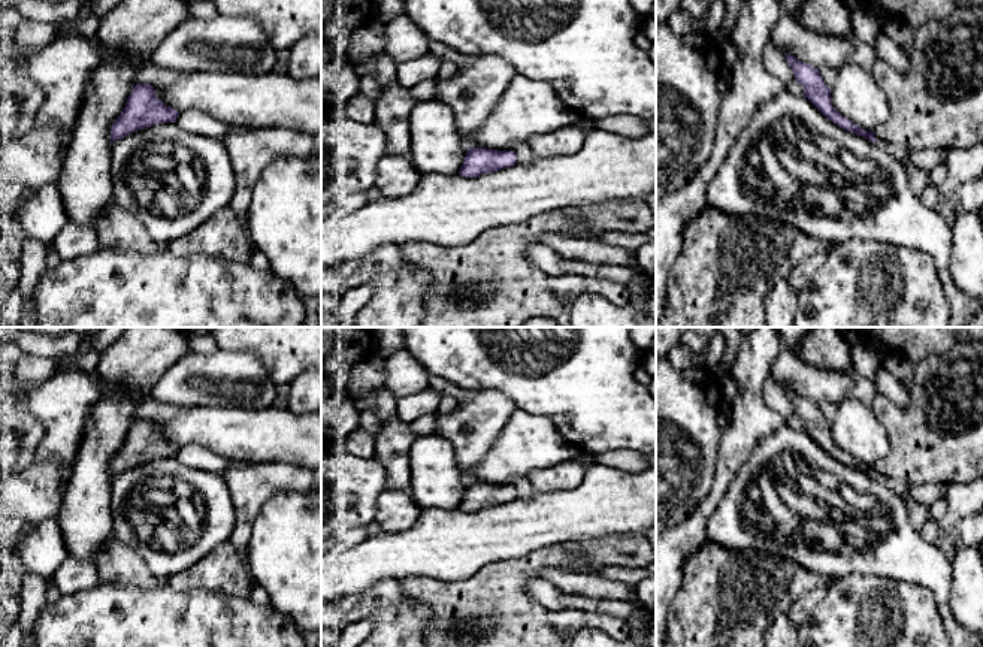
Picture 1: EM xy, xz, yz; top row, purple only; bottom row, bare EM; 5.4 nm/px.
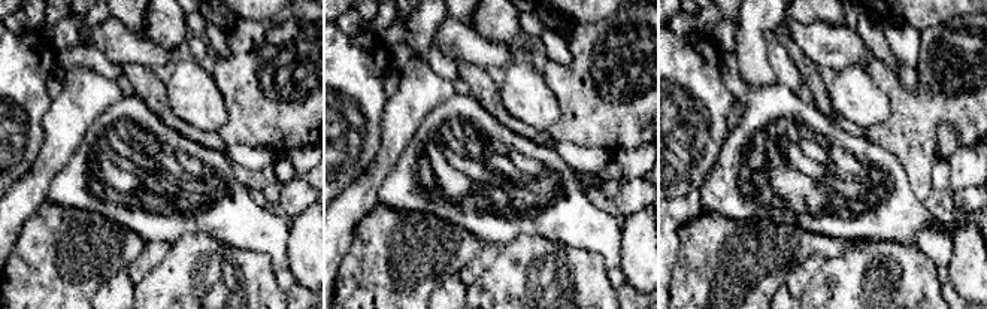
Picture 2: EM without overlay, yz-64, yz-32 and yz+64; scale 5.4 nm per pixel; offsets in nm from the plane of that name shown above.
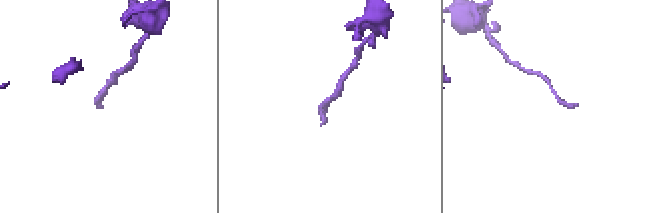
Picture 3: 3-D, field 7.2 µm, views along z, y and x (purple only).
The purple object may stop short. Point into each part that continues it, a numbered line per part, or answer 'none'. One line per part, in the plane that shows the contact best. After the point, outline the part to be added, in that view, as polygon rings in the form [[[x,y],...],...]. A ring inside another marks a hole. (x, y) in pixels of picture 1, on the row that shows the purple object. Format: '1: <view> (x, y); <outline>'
none

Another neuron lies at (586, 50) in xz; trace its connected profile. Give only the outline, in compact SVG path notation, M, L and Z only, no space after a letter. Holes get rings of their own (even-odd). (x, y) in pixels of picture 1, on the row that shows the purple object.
M403 0L406 15L424 31L427 39L439 42L451 49L466 55L496 54L506 60L515 73L529 79L548 82L556 90L559 99L577 111L584 120L593 120L610 115L633 115L636 118L650 120L656 115L656 66L647 55L647 51L635 45L635 39L641 34L644 16L638 13L630 0Z

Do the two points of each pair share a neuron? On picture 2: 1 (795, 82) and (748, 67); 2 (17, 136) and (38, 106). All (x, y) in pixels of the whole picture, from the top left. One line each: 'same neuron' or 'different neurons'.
1: different neurons
2: same neuron

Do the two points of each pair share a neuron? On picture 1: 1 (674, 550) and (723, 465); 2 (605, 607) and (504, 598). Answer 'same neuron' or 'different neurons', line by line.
1: same neuron
2: different neurons

